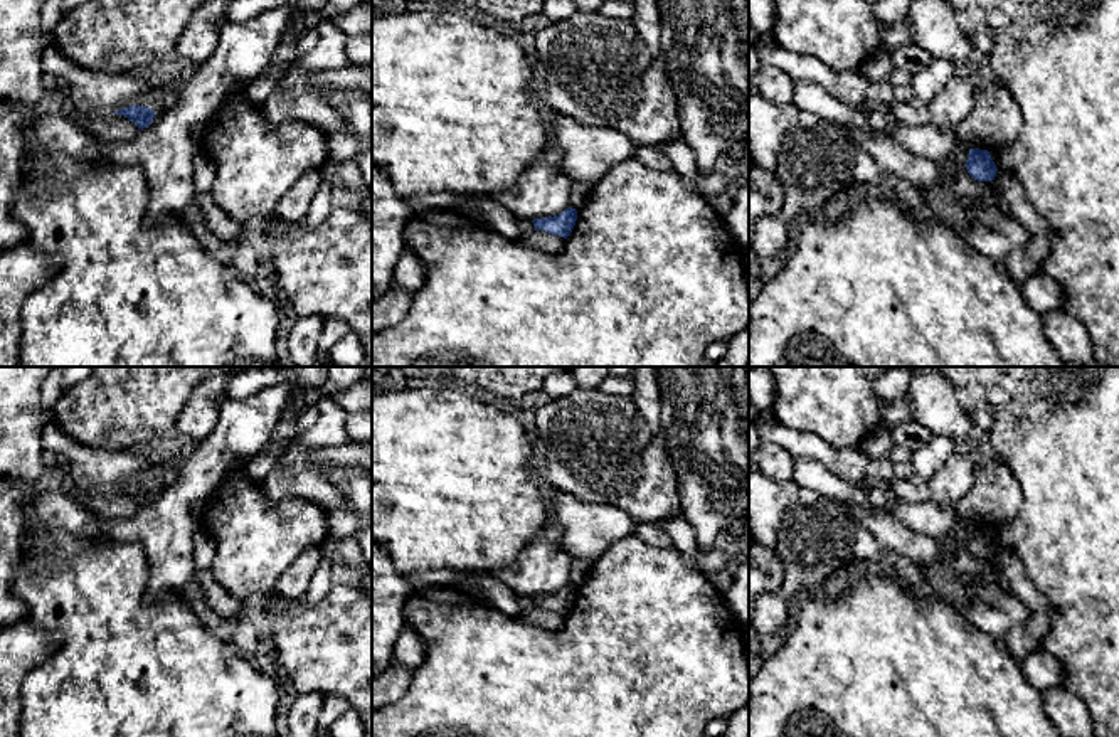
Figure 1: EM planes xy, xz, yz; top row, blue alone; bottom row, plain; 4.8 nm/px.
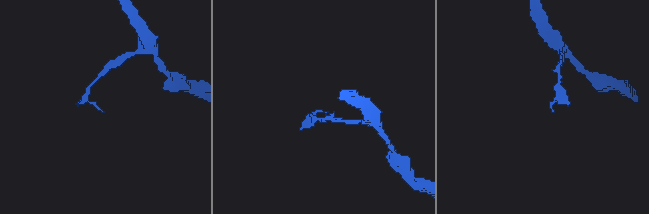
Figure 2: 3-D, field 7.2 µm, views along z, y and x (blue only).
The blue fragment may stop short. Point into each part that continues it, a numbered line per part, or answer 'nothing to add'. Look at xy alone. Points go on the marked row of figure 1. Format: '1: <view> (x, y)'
nothing to add

